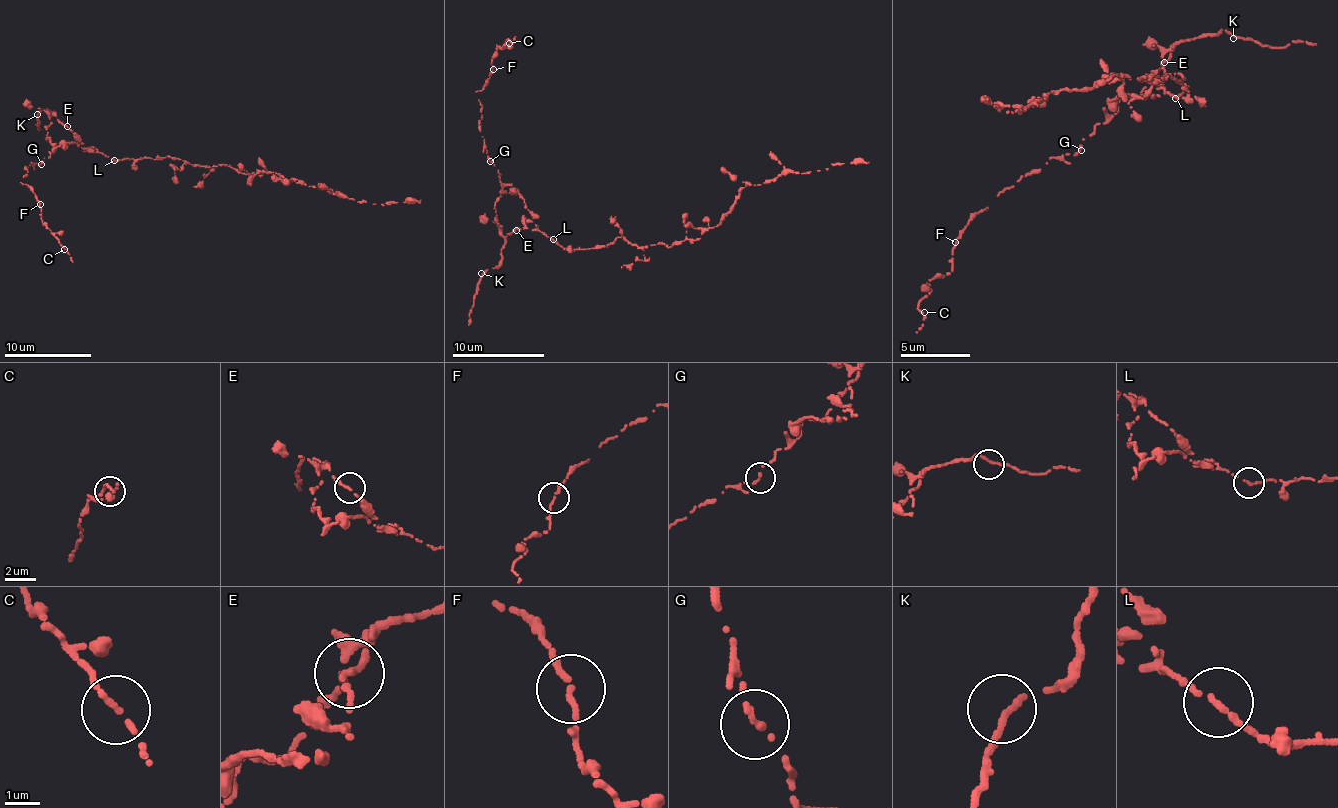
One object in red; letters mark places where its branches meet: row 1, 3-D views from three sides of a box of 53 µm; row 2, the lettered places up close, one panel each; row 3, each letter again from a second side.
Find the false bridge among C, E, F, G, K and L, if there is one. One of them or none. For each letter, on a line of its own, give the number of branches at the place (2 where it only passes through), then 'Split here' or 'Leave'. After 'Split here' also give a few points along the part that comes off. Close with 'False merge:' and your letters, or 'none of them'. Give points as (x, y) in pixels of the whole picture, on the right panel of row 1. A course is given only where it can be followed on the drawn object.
C: Branches: 2. Leave
E: Branches: 2. Leave
F: Branches: 2. Leave
G: Branches: 2. Leave
K: Branches: 2. Leave
L: Branches: 2. Leave
False merge: none of them

